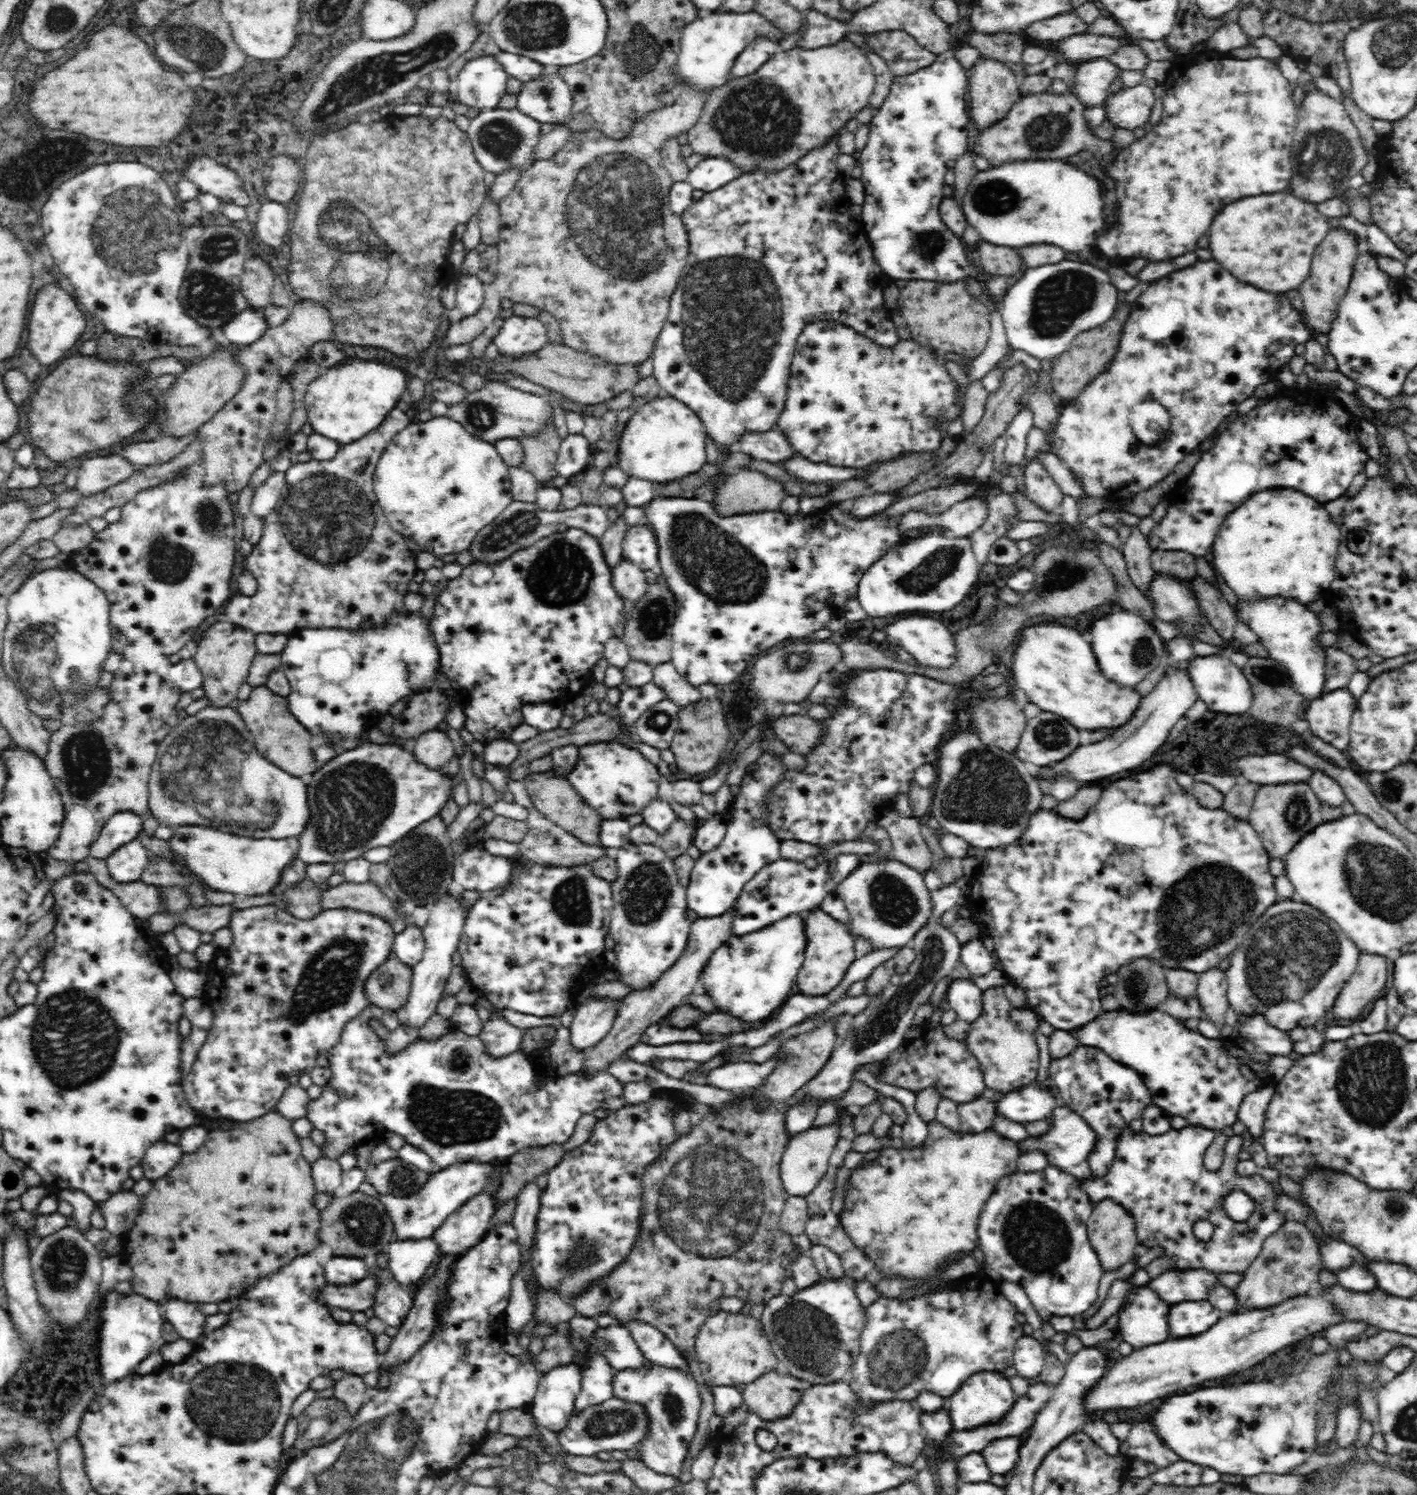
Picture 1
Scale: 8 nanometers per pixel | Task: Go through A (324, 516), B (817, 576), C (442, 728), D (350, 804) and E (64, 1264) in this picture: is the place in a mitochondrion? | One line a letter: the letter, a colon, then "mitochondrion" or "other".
A: mitochondrion
B: other
C: other
D: mitochondrion
E: mitochondrion

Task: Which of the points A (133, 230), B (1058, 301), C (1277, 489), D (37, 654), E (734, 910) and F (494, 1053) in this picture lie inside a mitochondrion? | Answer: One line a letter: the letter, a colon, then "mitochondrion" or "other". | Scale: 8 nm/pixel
A: mitochondrion
B: mitochondrion
C: other
D: mitochondrion
E: other
F: other

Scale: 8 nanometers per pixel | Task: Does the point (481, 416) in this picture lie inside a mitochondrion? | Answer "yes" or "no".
yes

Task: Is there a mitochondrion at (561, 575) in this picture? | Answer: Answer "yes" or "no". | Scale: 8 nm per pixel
yes

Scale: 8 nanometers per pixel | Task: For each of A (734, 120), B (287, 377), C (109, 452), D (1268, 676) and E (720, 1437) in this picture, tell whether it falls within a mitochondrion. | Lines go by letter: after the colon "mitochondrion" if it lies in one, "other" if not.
A: mitochondrion
B: other
C: other
D: mitochondrion
E: other

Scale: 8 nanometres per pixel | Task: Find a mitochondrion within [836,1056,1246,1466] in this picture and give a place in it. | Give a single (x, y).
(1037, 1236)

